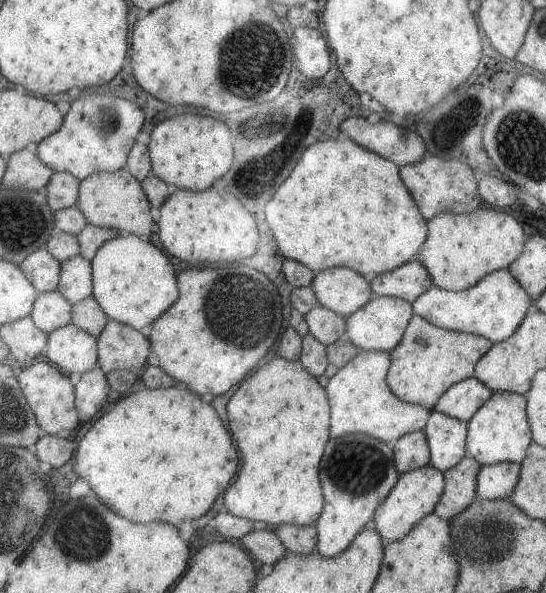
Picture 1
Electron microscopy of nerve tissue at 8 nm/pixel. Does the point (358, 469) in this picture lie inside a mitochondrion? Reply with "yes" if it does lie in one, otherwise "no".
yes

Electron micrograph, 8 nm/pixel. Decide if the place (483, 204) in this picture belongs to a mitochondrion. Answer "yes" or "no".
no

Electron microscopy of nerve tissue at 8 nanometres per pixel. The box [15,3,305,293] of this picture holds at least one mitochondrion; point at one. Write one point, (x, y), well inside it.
(263, 53)

